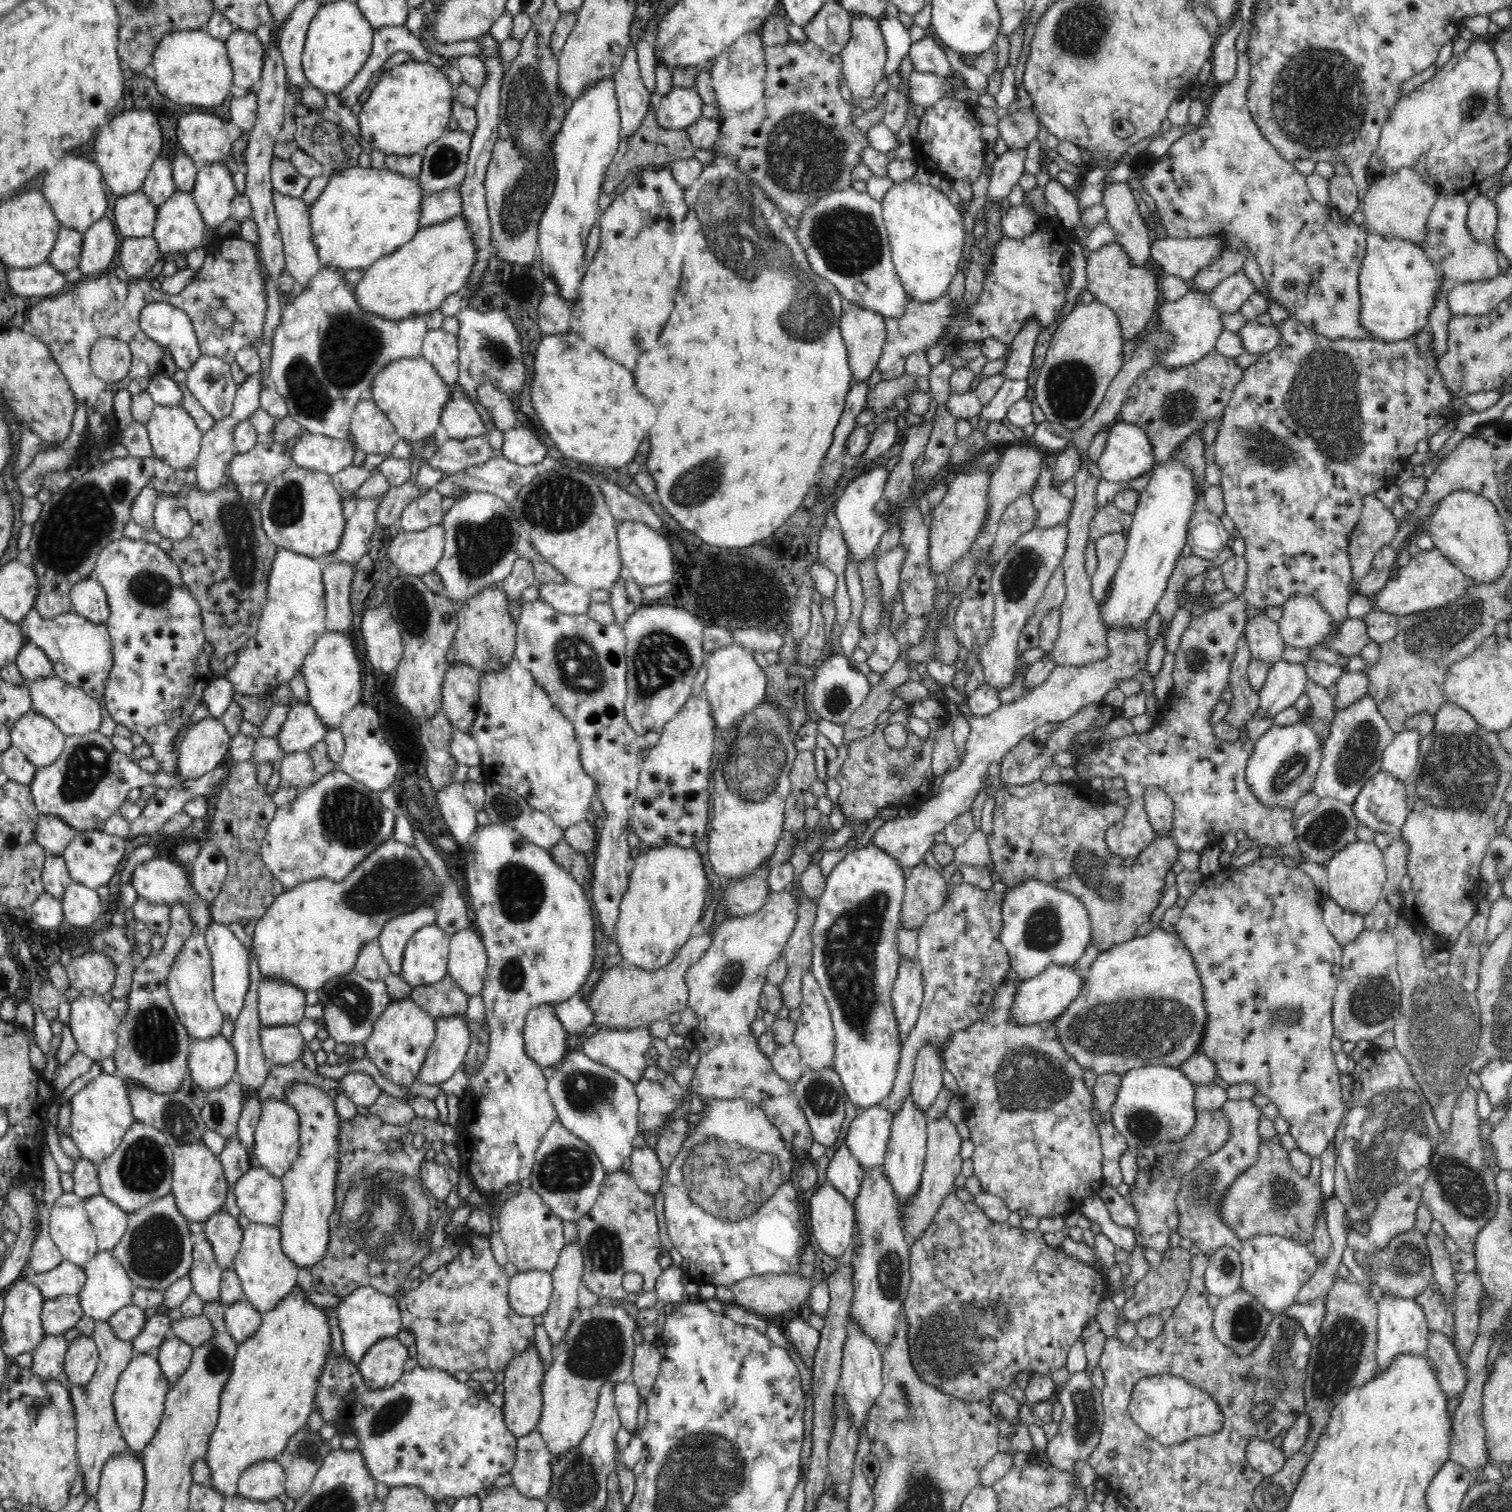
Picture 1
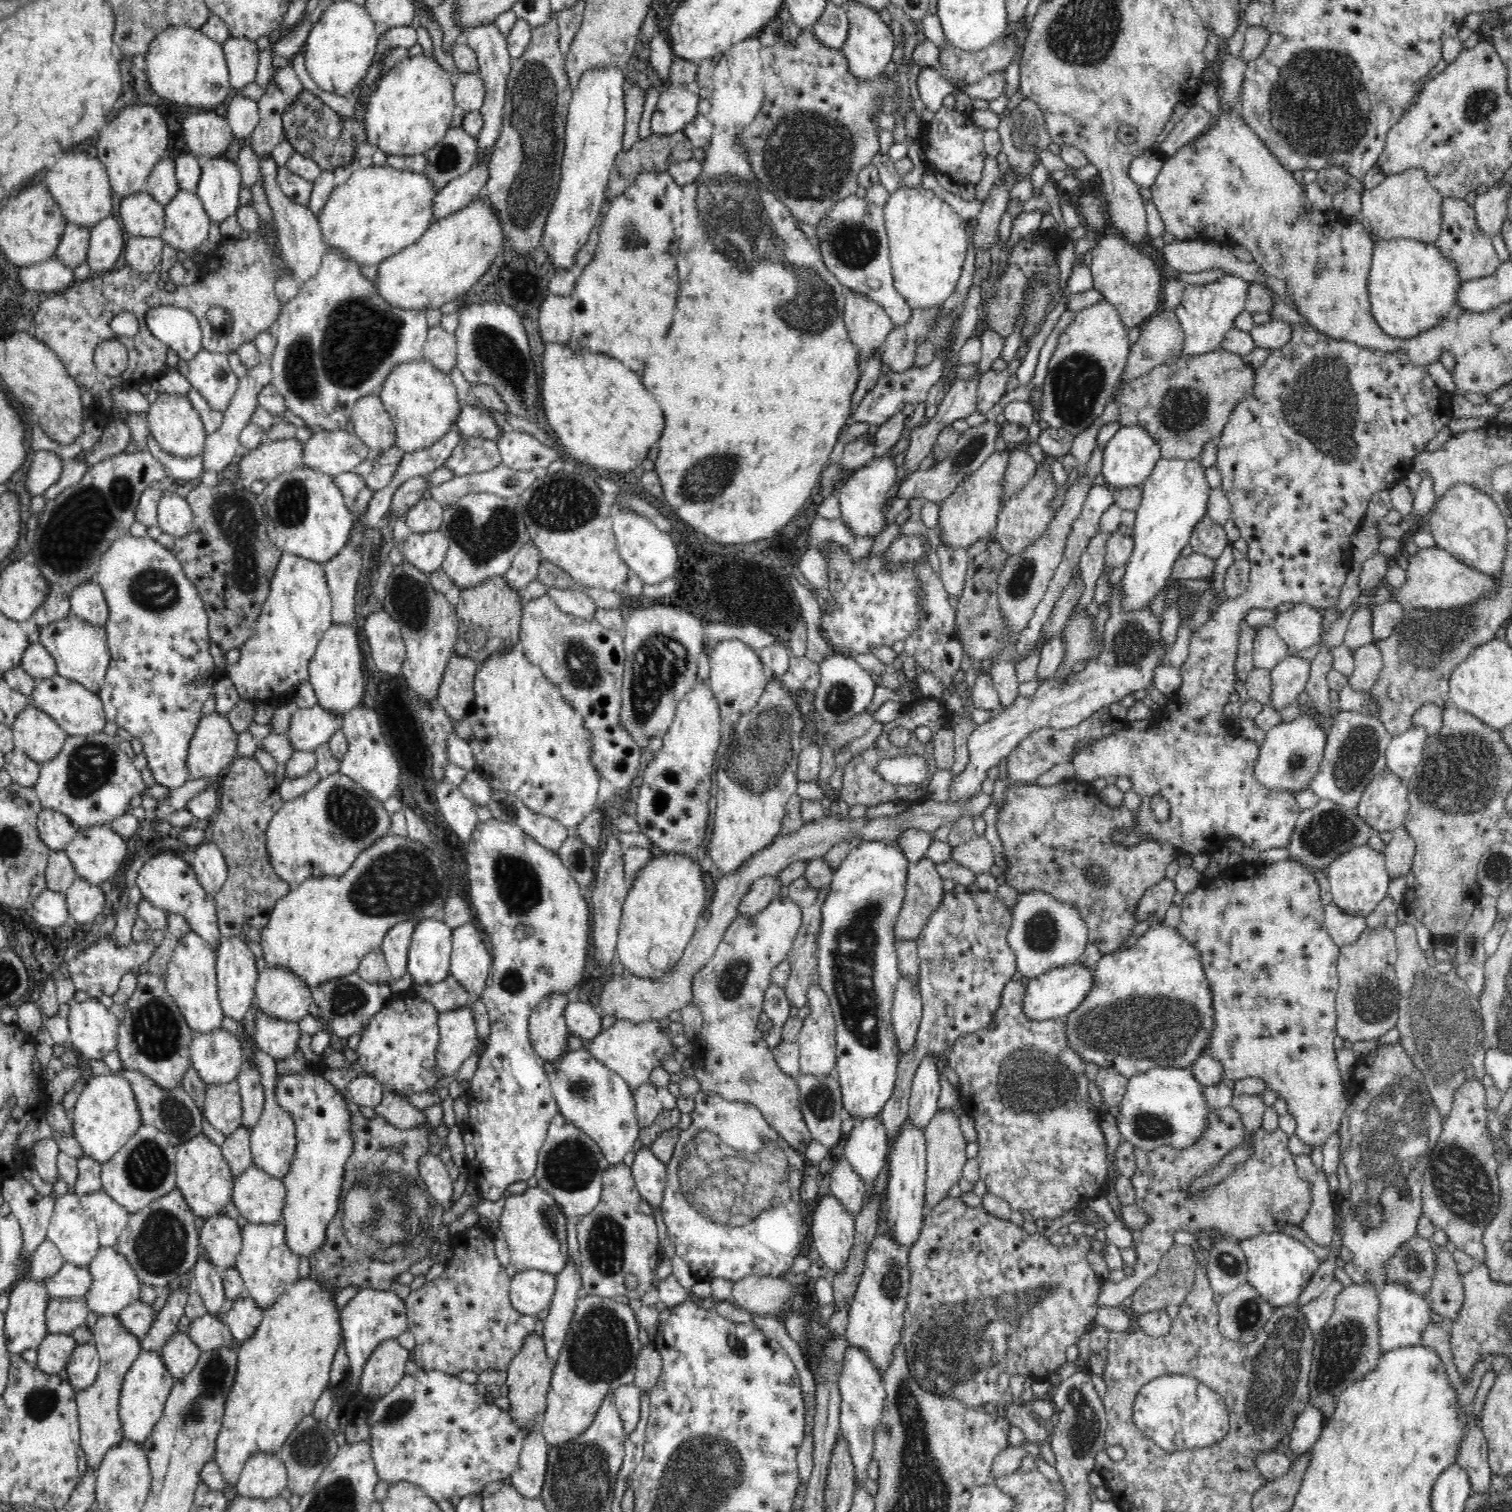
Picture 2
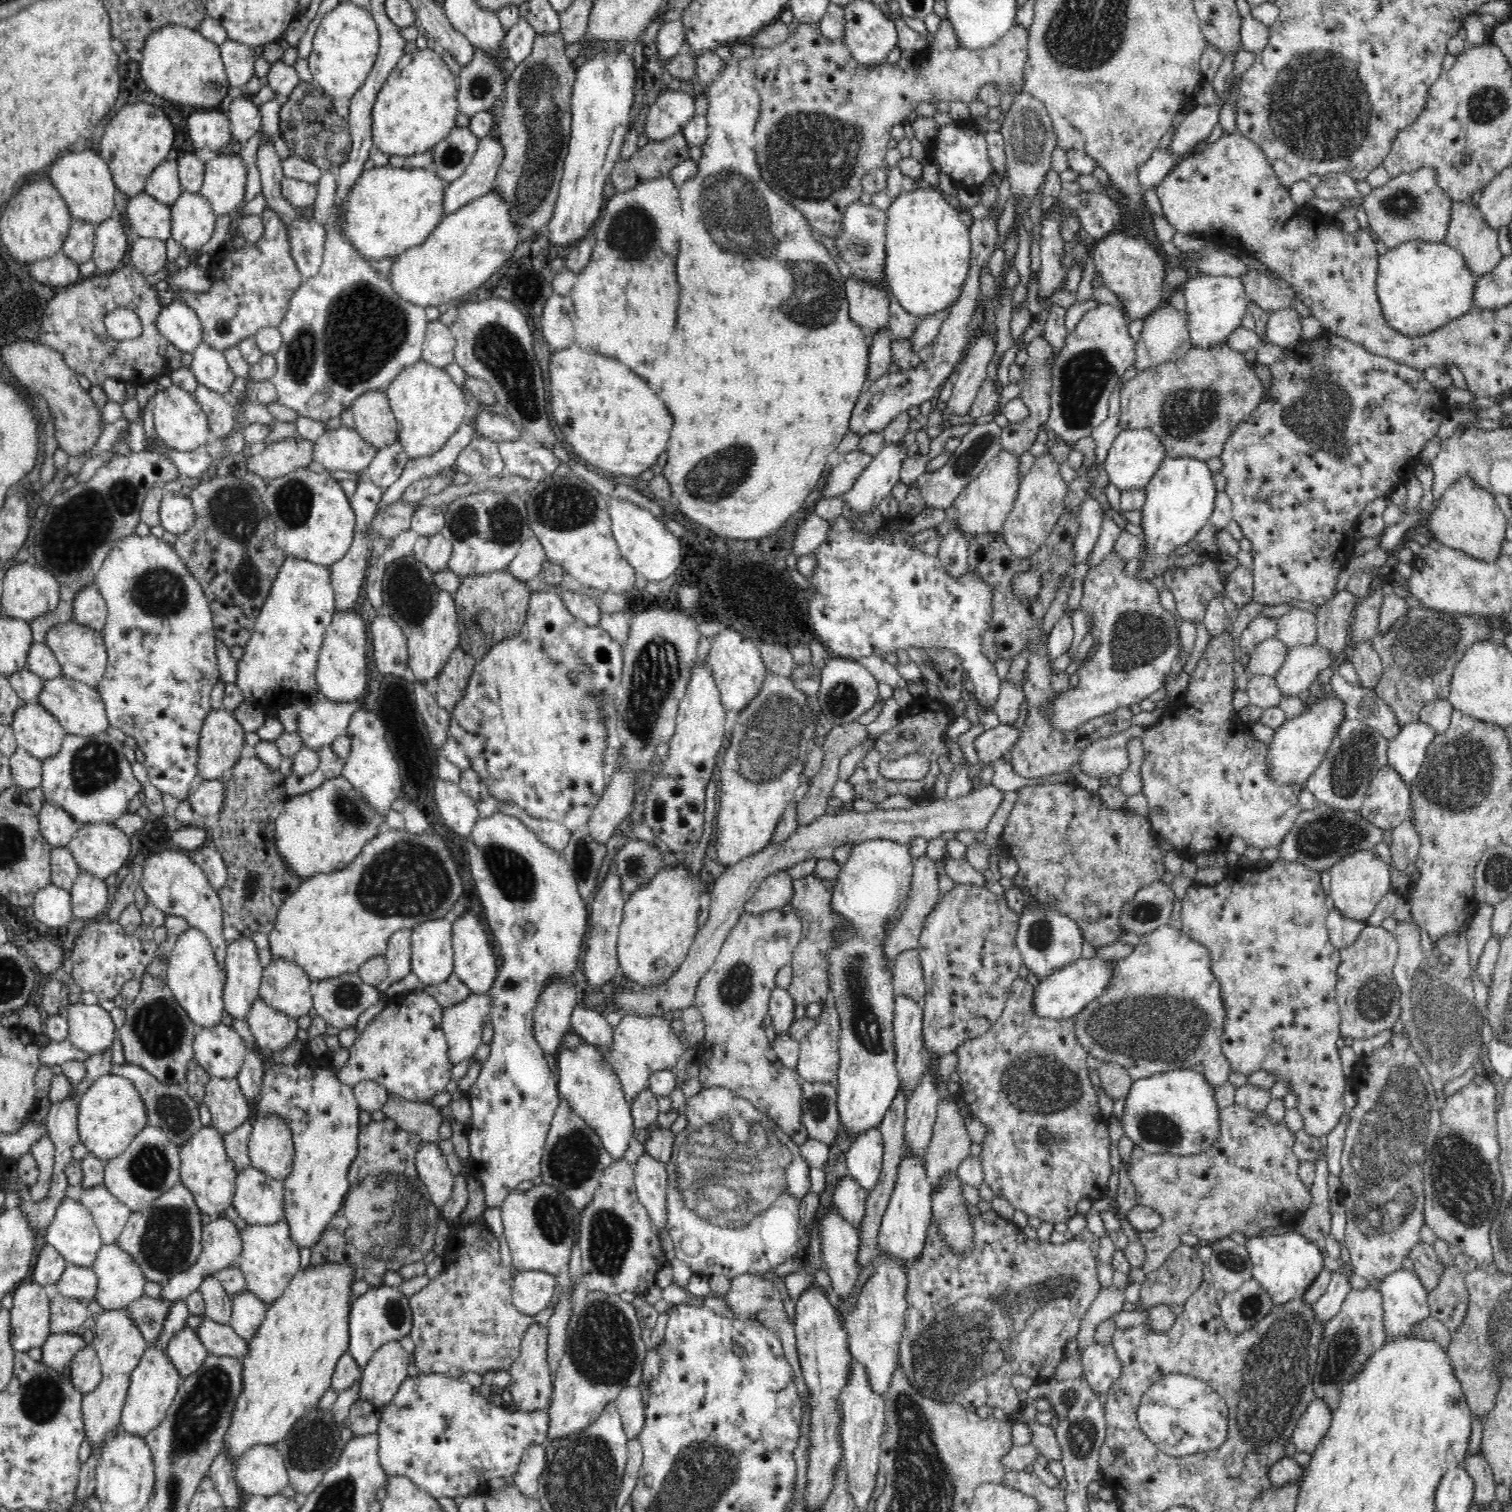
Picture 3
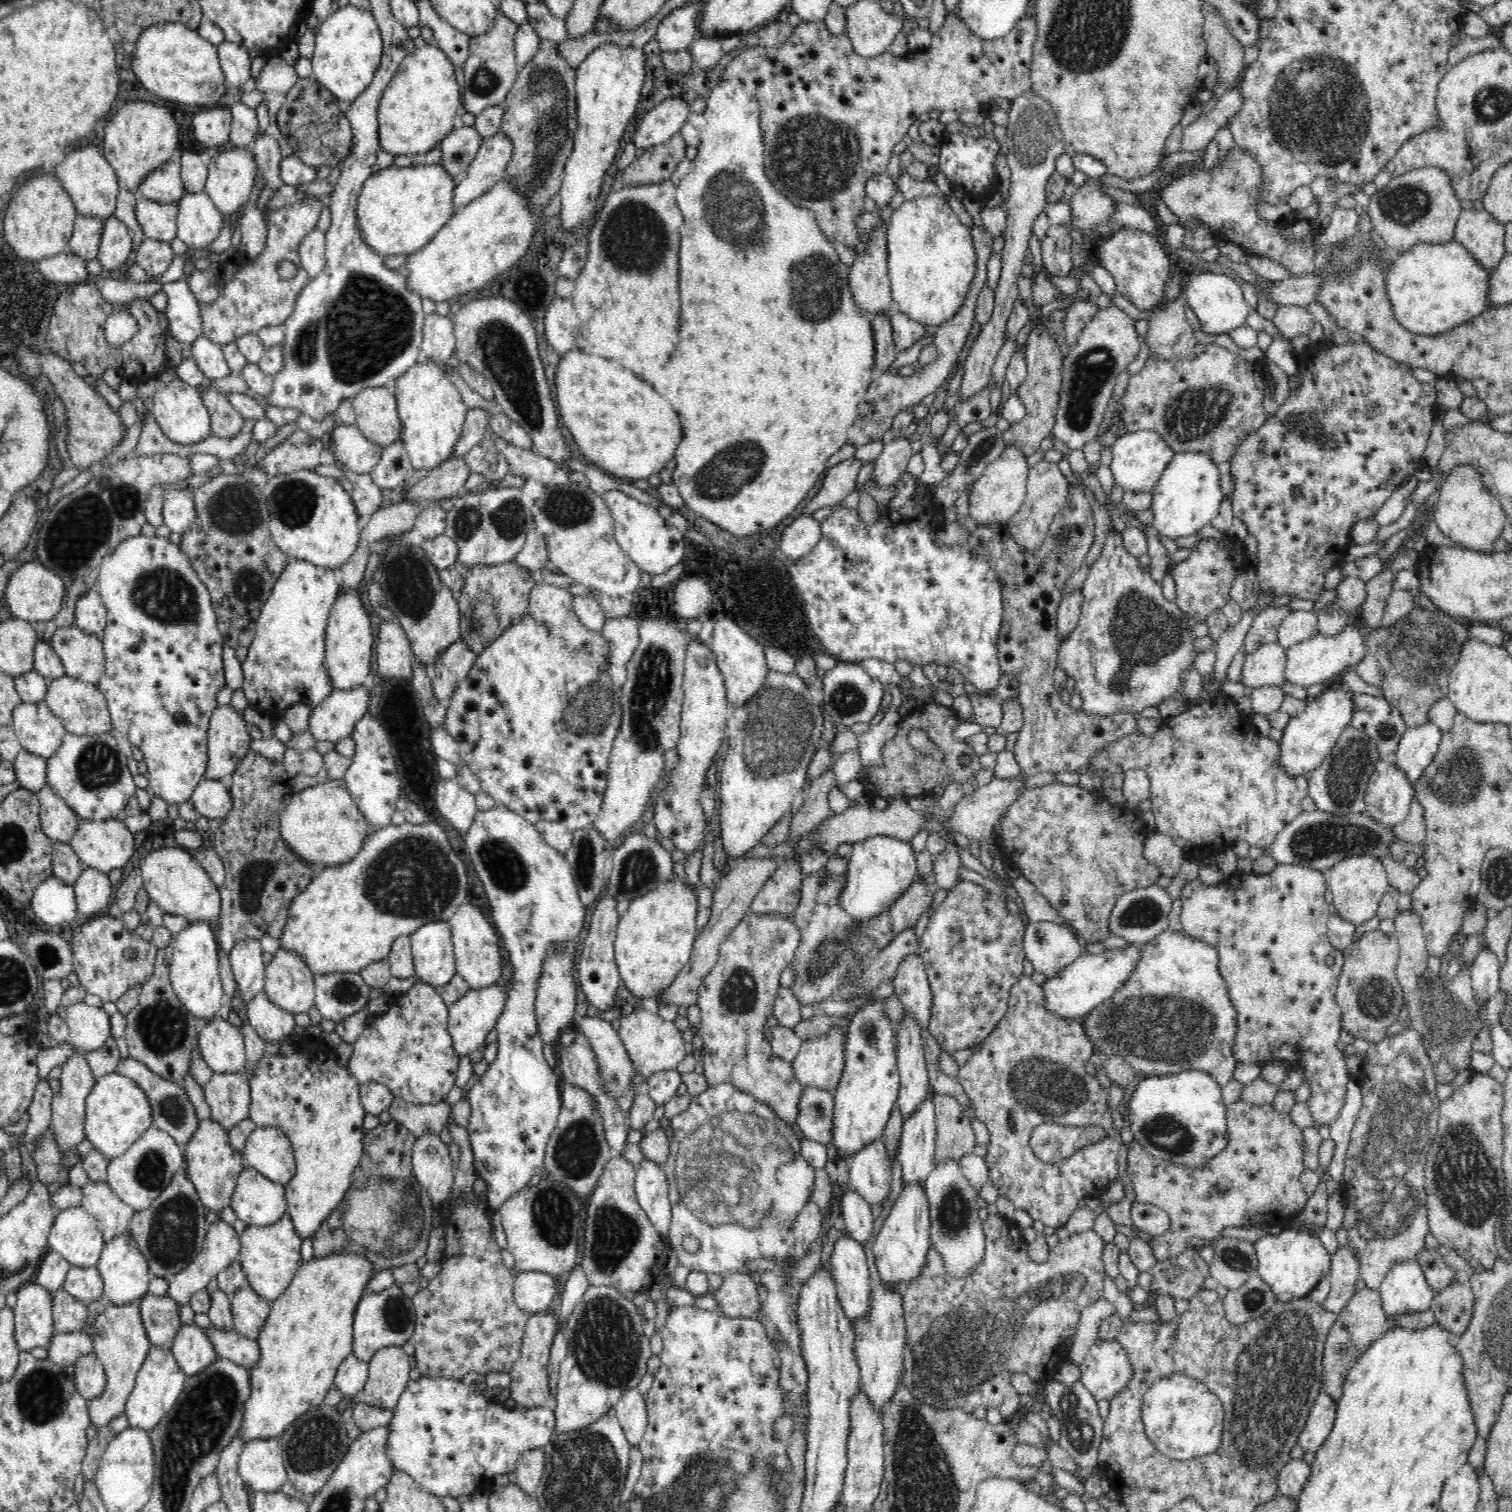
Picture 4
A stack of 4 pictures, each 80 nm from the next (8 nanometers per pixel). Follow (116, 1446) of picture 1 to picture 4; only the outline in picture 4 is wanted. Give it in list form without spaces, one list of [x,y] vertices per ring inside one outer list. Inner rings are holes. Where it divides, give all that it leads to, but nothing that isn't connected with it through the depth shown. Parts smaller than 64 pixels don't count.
[[[140,1299],[114,1305],[105,1303],[105,1309],[95,1318],[95,1327],[91,1342],[94,1353],[104,1367],[106,1387],[100,1396],[87,1400],[87,1416],[90,1424],[100,1427],[106,1426],[115,1416],[123,1414],[127,1398],[135,1386],[138,1370],[148,1354],[151,1342],[148,1340],[142,1317],[140,1317]]]

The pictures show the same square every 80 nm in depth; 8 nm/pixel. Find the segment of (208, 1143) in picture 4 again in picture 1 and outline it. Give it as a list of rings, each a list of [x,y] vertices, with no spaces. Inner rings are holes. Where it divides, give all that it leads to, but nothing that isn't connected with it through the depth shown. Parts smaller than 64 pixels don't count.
[[[194,1142],[173,1148],[173,1186],[171,1196],[184,1220],[205,1223],[210,1215],[223,1210],[230,1192],[222,1163],[204,1142]]]

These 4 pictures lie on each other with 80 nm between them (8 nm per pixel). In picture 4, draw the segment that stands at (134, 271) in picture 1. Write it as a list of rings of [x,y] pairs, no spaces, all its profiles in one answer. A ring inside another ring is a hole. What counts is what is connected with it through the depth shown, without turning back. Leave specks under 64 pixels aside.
[[[144,238],[136,250],[136,263],[149,276],[162,276],[174,260],[174,252],[170,243]]]

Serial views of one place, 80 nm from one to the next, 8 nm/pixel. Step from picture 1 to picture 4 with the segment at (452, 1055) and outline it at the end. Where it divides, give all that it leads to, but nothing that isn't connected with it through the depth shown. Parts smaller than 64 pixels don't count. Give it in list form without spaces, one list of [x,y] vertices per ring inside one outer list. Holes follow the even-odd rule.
[[[498,983],[481,989],[470,989],[460,1001],[448,1007],[447,1032],[450,1033],[451,1044],[454,1045],[455,1056],[466,1056],[485,1045],[486,1035],[494,1030],[495,1020],[503,1008],[502,989]]]

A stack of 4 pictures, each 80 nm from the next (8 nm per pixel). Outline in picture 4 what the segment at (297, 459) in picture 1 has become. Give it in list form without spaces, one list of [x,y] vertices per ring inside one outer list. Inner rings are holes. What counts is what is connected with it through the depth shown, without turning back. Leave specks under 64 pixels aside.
[[[338,422],[330,435],[333,449],[330,454],[330,449],[323,448],[323,458],[326,461],[334,463],[334,460],[337,460],[356,474],[369,475],[380,462],[383,447],[368,441],[356,424],[345,425]]]

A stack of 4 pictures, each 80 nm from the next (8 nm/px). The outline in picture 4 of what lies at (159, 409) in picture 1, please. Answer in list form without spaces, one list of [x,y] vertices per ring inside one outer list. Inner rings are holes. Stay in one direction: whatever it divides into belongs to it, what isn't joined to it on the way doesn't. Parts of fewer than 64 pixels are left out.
[[[178,376],[167,384],[159,384],[153,397],[151,411],[164,435],[175,445],[197,445],[211,434],[210,413],[202,402],[200,390],[185,384]]]

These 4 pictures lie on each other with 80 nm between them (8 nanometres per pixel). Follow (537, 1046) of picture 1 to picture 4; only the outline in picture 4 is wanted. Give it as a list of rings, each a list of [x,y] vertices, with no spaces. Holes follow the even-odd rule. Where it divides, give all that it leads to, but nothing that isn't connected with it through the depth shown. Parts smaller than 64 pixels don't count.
[[[572,950],[566,954],[552,954],[542,966],[540,985],[538,985],[535,996],[534,1012],[538,1021],[539,1036],[542,1037],[543,1044],[552,1044],[554,1040],[560,1040],[560,1032],[568,1026],[574,1024],[574,1008],[576,1008],[576,982],[574,982],[574,959],[575,953]]]

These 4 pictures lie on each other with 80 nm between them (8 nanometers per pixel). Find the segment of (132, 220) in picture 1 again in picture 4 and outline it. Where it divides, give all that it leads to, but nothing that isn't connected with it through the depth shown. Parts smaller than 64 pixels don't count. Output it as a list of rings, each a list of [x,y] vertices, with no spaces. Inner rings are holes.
[[[138,197],[134,208],[136,219],[148,238],[170,243],[177,237],[176,214],[178,202],[158,203],[152,199]]]

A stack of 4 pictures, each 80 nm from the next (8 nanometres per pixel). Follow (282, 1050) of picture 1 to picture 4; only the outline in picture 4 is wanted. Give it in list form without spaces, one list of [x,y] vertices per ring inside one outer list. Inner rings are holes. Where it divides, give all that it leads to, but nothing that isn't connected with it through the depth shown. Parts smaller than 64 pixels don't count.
[[[259,992],[245,1006],[246,1018],[264,1044],[283,1041],[294,1030],[294,1015],[278,1008],[266,993]]]

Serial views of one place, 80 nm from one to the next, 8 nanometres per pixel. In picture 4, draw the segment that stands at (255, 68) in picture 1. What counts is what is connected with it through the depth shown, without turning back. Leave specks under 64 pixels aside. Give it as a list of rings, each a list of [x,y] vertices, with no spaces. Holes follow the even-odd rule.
[[[226,40],[216,47],[225,80],[241,89],[242,84],[250,80],[250,72],[256,66],[258,56],[246,47]]]

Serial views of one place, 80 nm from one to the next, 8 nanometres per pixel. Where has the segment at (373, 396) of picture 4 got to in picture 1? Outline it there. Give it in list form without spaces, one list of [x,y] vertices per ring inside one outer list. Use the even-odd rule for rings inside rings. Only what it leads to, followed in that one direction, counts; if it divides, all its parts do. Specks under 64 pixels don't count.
[[[361,399],[355,406],[349,429],[354,435],[358,448],[367,454],[386,454],[400,440],[398,430],[371,399]]]

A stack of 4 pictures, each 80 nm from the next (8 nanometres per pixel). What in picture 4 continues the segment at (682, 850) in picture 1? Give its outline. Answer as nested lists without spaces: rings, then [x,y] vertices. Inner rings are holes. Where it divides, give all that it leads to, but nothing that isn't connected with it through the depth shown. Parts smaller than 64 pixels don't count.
[[[667,879],[659,881],[652,890],[638,895],[629,904],[628,910],[617,926],[614,954],[620,978],[634,996],[650,998],[651,995],[658,994],[659,991],[674,982],[676,975],[689,961],[698,932],[696,930],[697,913],[696,896],[692,894],[692,890],[686,884],[680,884],[678,880],[674,880],[674,882],[667,882]]]

